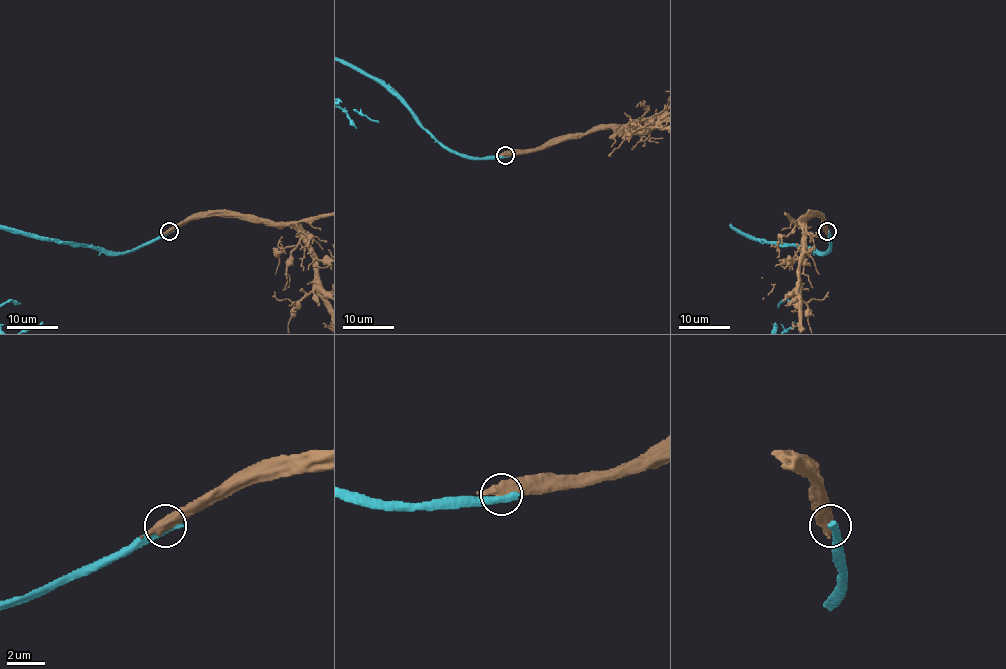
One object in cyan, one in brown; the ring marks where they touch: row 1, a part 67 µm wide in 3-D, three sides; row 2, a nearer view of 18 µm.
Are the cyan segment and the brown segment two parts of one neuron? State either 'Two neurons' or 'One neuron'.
Two neurons

